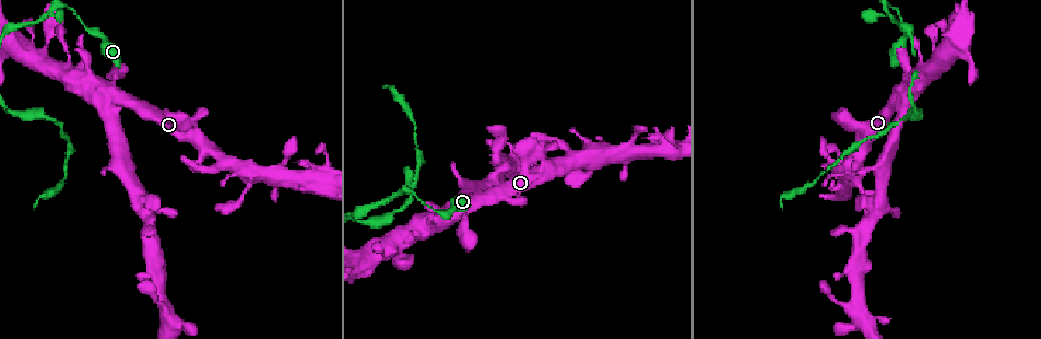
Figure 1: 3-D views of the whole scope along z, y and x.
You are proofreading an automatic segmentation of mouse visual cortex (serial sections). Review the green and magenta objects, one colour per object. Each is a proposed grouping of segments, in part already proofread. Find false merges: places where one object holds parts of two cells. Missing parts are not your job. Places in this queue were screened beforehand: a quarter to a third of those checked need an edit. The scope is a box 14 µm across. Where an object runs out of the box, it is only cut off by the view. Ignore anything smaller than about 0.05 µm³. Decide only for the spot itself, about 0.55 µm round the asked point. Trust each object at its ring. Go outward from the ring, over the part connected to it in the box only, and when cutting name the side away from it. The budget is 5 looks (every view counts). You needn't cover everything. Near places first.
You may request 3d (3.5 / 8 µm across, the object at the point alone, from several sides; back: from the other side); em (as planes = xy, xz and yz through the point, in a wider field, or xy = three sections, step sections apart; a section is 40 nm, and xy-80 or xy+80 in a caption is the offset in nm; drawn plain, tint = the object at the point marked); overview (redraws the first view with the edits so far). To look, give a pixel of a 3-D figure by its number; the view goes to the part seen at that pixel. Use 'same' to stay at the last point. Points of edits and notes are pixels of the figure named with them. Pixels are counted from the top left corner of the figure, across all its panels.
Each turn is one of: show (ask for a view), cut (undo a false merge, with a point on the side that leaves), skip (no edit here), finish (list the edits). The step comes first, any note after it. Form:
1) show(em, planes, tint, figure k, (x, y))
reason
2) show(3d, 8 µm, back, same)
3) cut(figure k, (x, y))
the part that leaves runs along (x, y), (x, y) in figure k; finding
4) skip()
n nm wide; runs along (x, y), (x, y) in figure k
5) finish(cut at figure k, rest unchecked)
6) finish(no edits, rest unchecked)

show(3d, 3.5 µm, figure 1, (460, 212))
abrupt turn

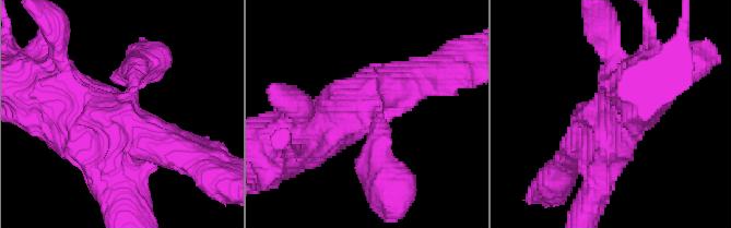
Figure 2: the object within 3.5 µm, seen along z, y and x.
show(em, xy, step 5, plain, figure 2, (126, 107))
need the tissue

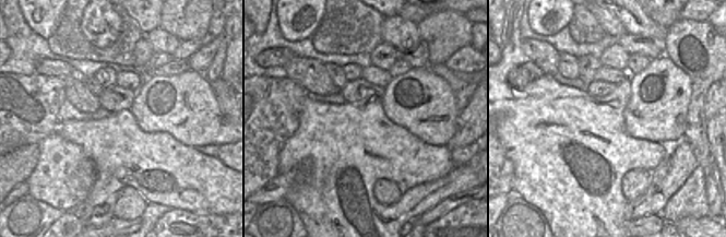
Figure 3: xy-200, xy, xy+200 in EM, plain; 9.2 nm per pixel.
show(em, xy, step 5, tint, same)

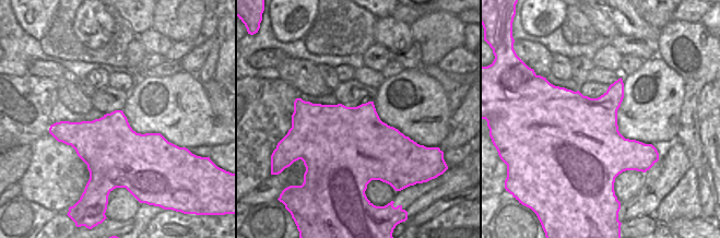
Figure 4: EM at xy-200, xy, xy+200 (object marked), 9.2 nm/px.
skip()
runs along (415, 75), (305, 136) in figure 2; one cell here

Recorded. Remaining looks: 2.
show(3d, 3.5 µm, figure 1, (403, 192))
sharp bend

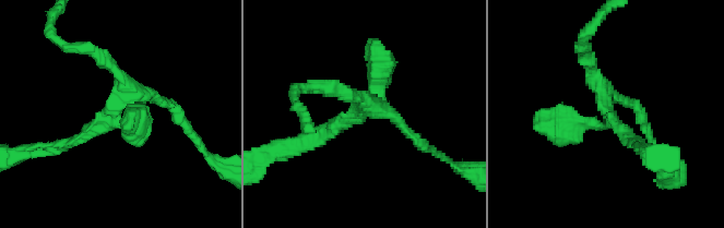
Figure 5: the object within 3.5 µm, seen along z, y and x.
show(em, xy, step 1, tint, figure 5, (601, 124))
now the EM

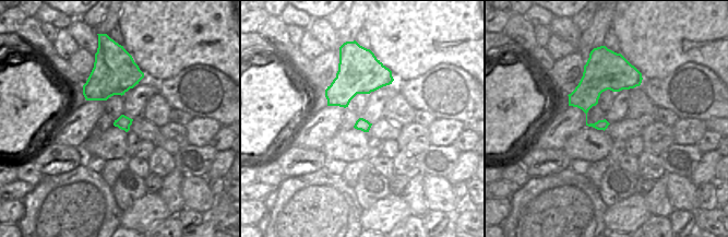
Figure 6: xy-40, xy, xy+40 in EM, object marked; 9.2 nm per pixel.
skip()
runs along (613, 95), (607, 126), (537, 129) in figure 5; one cell here

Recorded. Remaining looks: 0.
finish(no edits, rest unchecked)

